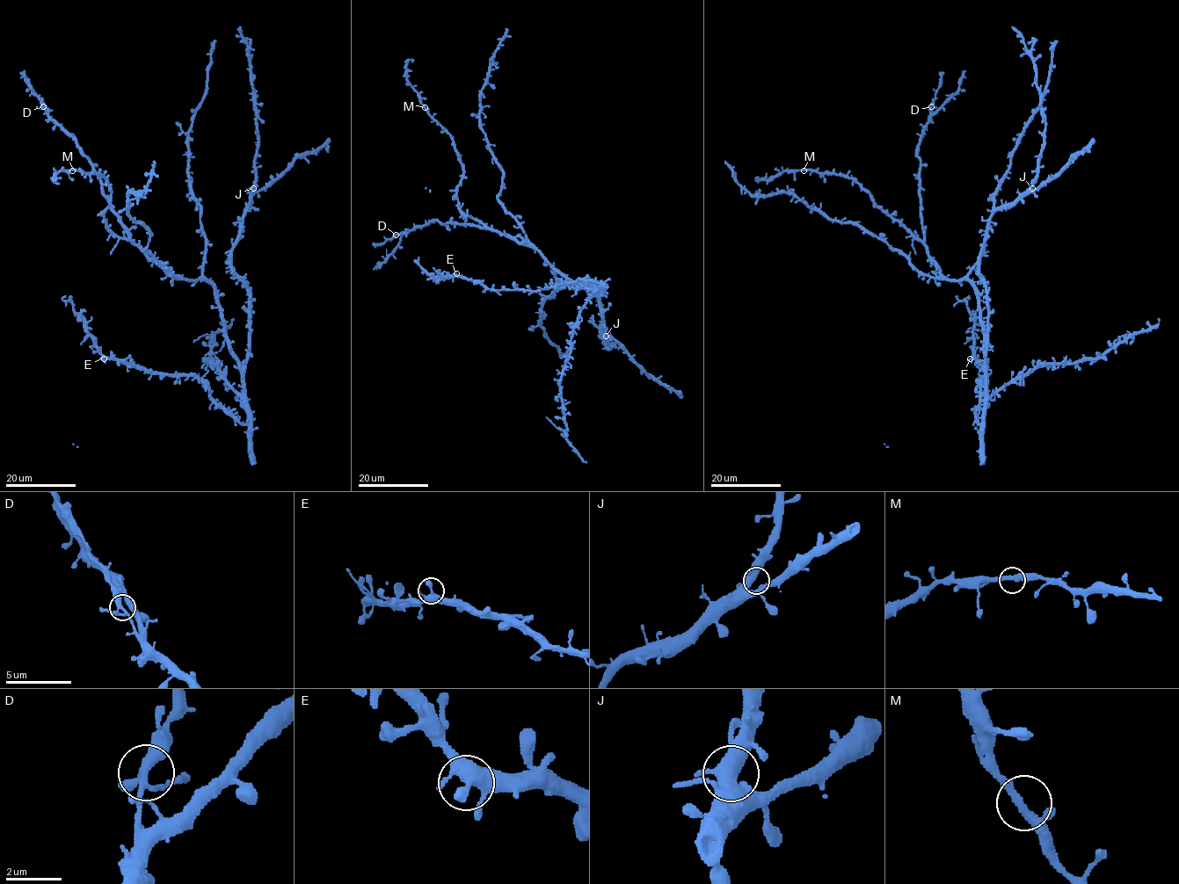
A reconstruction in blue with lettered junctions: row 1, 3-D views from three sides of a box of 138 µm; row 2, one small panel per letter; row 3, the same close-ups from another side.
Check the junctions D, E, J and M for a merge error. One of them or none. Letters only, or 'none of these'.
none of these

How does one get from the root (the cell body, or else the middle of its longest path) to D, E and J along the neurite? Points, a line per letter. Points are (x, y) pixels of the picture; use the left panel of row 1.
D: (230, 348), (217, 291), (205, 280), (169, 272), (131, 238), (94, 165), (42, 106)
E: (230, 348), (241, 374), (247, 424), (230, 416), (211, 397), (209, 387), (192, 376), (152, 373), (104, 358)
J: (230, 348), (231, 355), (243, 365), (248, 350), (248, 285), (232, 266), (232, 248), (253, 188)

